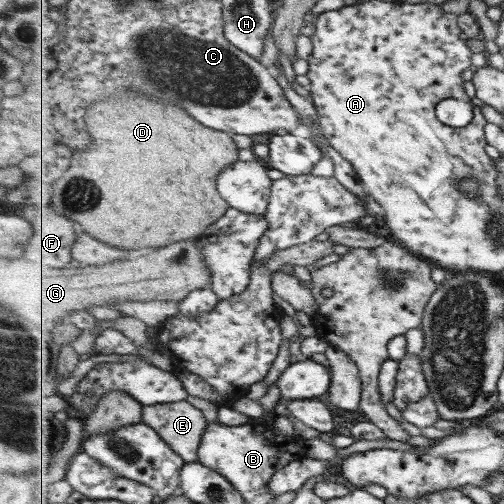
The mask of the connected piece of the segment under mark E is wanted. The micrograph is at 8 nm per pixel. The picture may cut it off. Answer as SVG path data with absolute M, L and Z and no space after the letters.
M185 400L144 406L142 423L161 434L184 462L200 462L199 448L210 425L199 408Z

